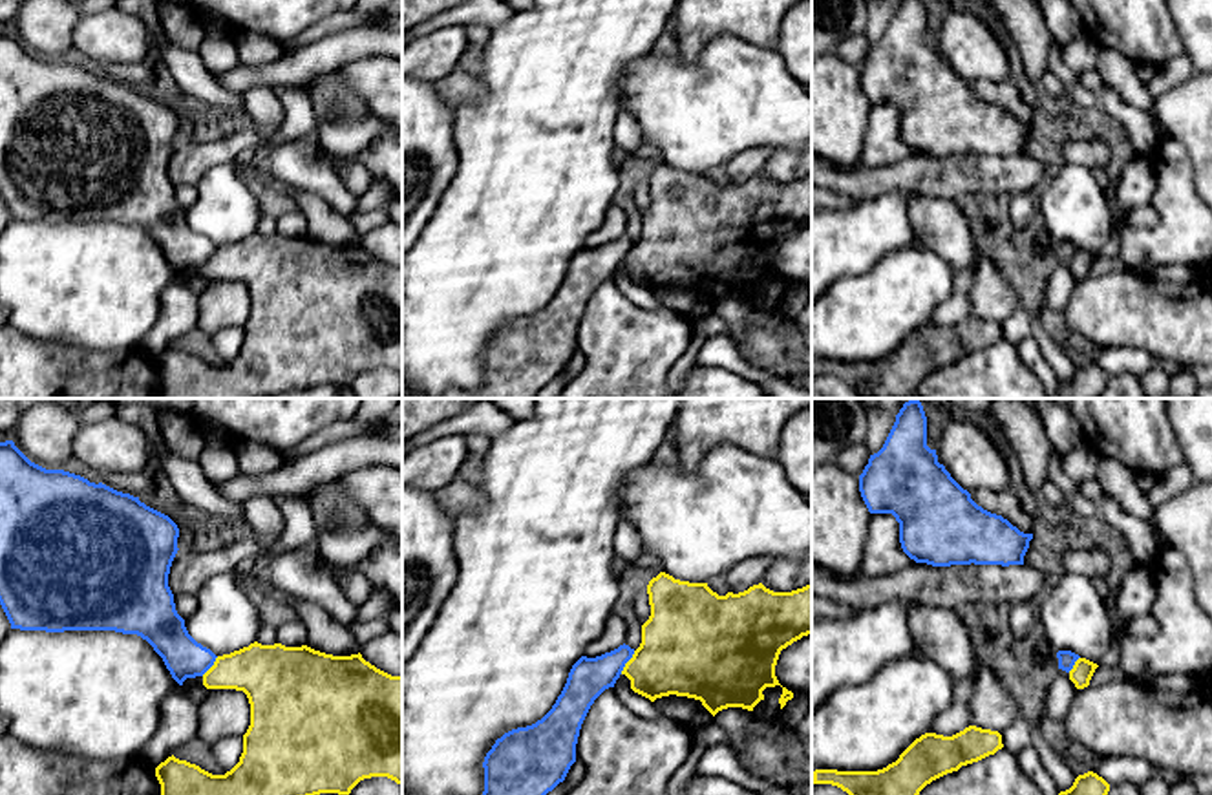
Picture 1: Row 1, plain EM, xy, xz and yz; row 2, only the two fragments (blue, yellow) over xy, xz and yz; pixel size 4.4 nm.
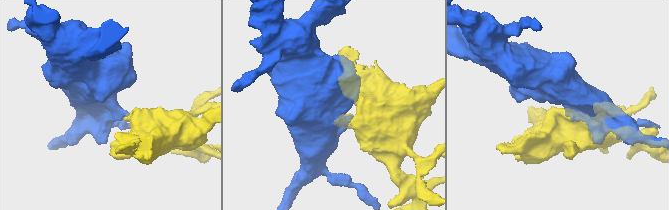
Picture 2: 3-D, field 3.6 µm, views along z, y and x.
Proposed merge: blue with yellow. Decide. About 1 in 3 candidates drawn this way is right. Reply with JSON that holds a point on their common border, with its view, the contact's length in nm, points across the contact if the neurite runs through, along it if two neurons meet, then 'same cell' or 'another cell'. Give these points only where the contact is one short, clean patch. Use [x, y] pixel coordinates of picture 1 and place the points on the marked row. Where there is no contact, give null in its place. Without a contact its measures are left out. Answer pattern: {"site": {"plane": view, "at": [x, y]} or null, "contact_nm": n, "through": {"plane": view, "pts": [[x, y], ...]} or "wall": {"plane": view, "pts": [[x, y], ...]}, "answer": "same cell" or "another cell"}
{"site": {"plane": "xz", "at": [627, 660]}, "contact_nm": 120, "wall": {"plane": "xz", "pts": [[635, 651], [620, 673]]}, "answer": "another cell"}

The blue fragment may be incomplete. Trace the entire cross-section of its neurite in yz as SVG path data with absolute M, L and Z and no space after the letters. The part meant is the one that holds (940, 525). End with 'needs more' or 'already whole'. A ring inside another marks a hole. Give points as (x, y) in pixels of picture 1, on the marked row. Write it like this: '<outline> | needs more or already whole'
M910 398L883 448L859 475L870 514L892 514L903 552L916 563L1024 565L1033 534L978 506L927 446L927 417Z | already whole

